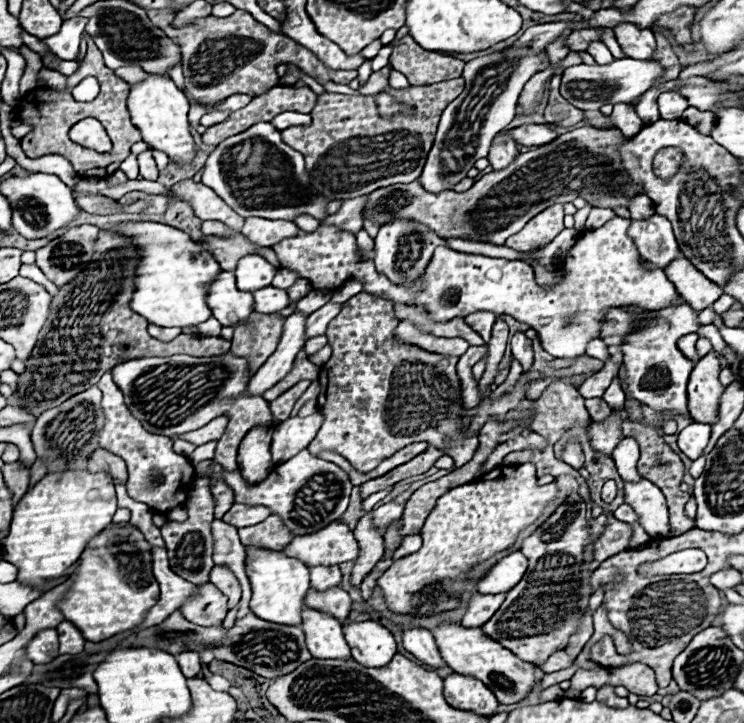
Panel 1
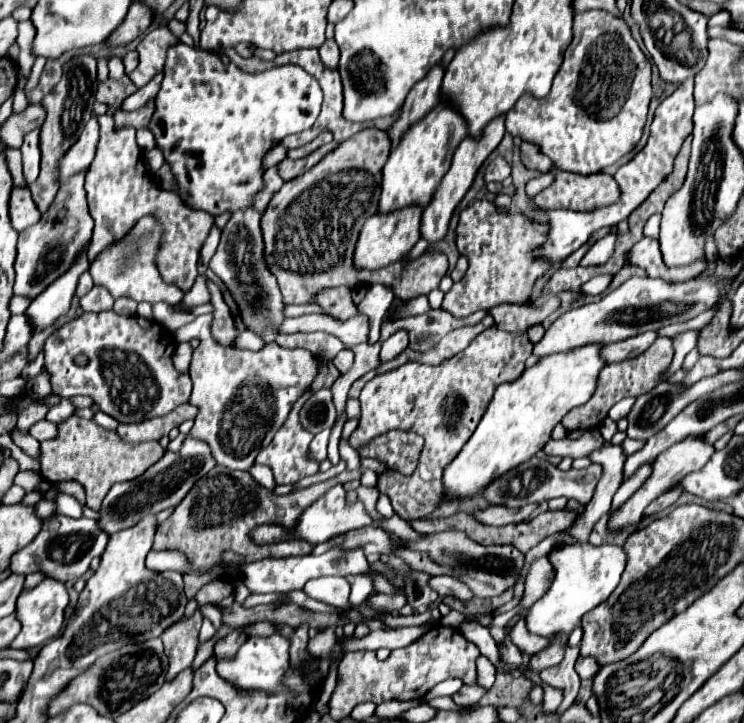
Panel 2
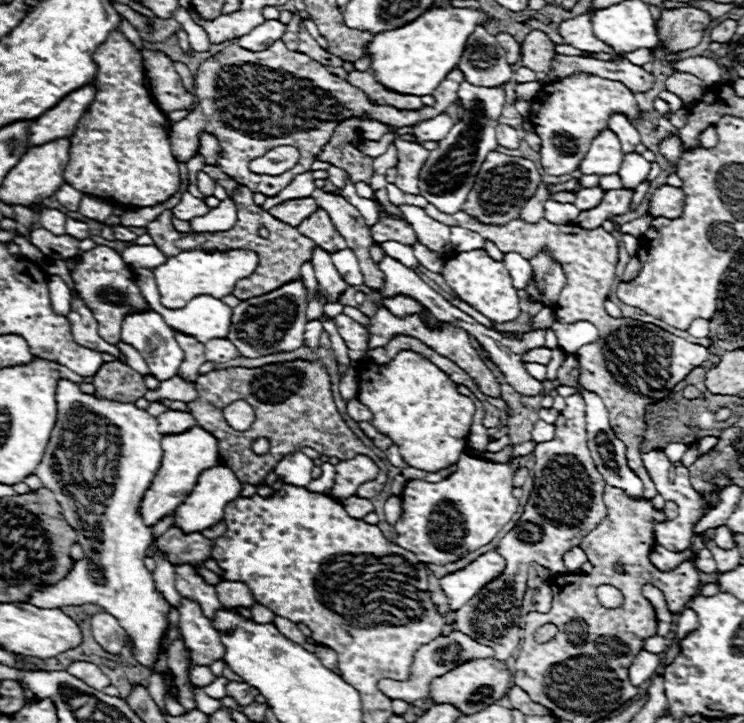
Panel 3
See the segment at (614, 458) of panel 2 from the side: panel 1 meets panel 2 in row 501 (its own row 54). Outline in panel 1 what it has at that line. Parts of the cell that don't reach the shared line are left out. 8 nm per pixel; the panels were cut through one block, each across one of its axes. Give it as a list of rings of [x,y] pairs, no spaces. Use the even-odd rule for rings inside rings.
[[[592,42],[588,46],[588,52],[594,56],[596,64],[606,64],[606,62],[612,62],[614,60],[614,56],[610,54],[610,50],[606,48],[604,42]]]

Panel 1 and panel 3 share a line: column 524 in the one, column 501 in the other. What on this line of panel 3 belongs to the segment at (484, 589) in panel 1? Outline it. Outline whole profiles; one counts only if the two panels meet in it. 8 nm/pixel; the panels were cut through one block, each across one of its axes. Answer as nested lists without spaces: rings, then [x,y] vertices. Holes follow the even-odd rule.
[[[486,552],[470,562],[466,568],[456,570],[440,578],[440,588],[448,600],[450,610],[458,610],[466,604],[474,594],[480,592],[484,584],[496,578],[504,570],[504,558],[496,552]]]

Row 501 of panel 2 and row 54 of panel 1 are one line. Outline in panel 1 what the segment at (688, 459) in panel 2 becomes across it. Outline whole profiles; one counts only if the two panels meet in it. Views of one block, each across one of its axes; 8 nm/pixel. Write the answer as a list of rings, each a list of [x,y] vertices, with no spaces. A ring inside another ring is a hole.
[[[620,24],[620,26],[614,26],[612,30],[614,30],[618,44],[630,58],[638,58],[638,60],[652,58],[654,50],[656,50],[656,40],[654,40],[654,32],[650,28],[640,30],[634,24]]]

